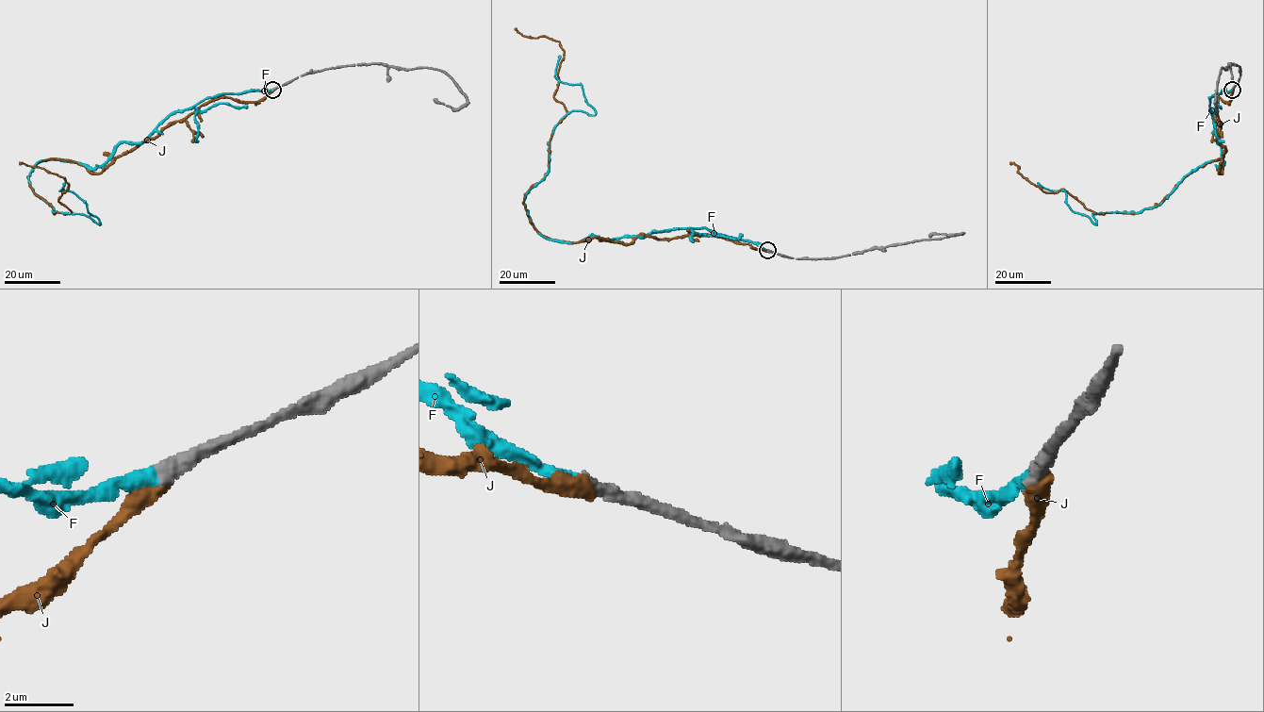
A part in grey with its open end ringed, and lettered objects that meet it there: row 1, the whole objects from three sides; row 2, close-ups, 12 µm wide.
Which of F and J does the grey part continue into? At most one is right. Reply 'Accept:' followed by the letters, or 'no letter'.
Accept: F

